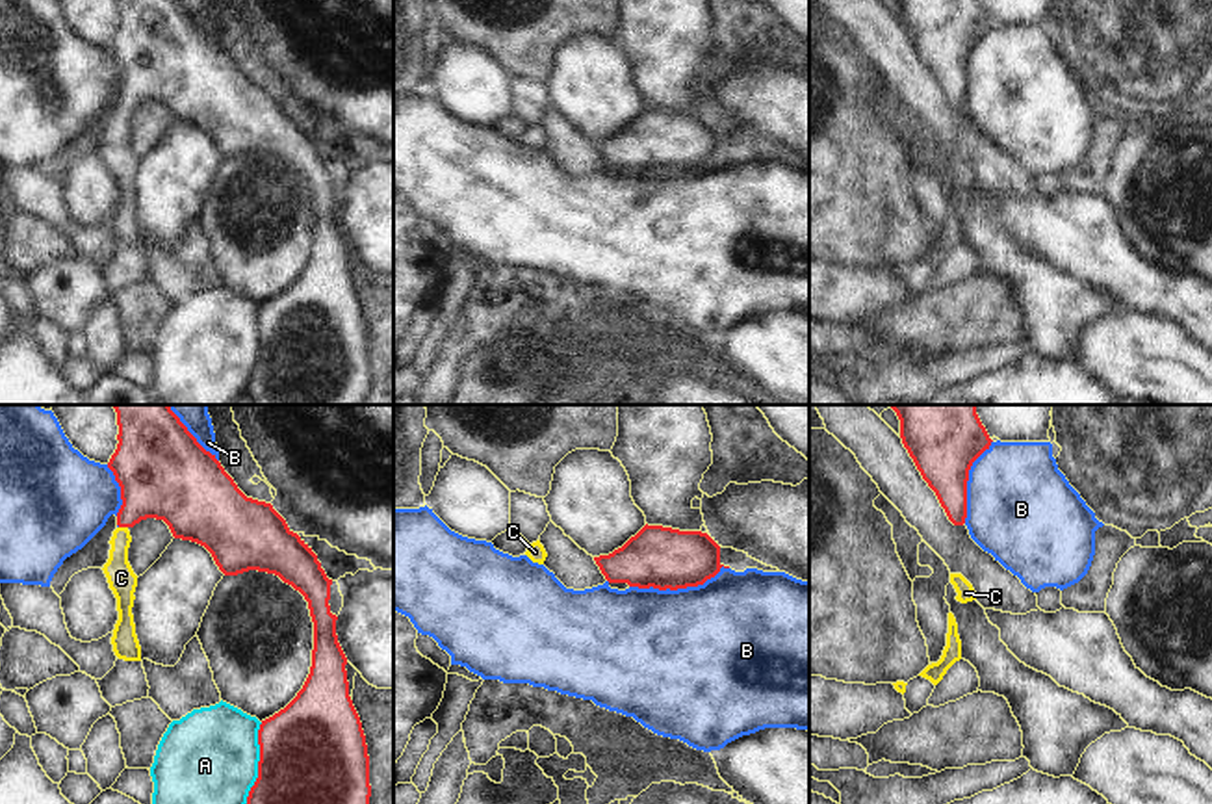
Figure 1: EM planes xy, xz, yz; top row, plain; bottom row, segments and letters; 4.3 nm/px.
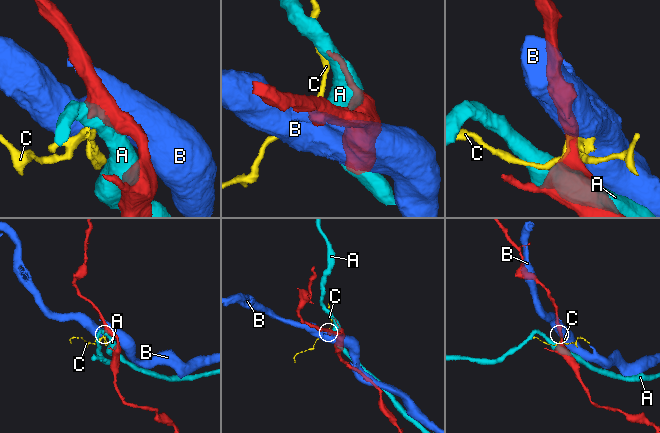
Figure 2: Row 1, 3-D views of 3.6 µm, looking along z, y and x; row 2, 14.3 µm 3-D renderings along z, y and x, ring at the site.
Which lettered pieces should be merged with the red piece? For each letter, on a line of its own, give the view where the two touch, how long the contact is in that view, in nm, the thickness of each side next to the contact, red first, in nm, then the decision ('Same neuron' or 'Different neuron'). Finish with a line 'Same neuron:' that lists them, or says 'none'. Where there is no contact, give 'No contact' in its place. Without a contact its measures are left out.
A: Touches red in xy. Shared border 360 nm. Thickness 460 nm (red) against 420 nm. Different neuron
B: Touches red in xz. Shared border 440 nm. Thickness 260 nm (red) against 480 nm. Different neuron
C: Touches red in xy. Shared border 40 nm. Thickness 320 nm (red) against 120 nm. Same neuron
Same neuron: C.

